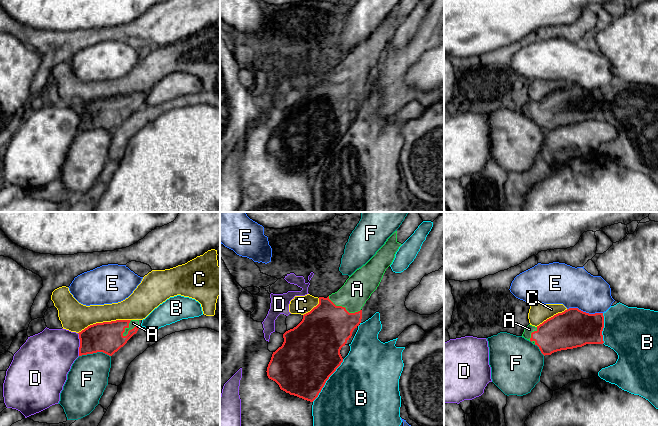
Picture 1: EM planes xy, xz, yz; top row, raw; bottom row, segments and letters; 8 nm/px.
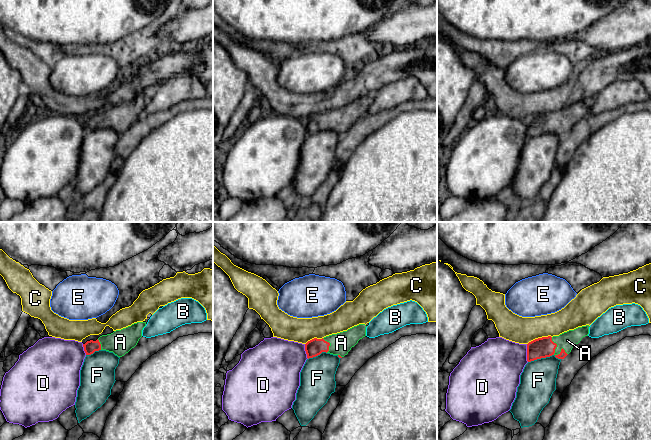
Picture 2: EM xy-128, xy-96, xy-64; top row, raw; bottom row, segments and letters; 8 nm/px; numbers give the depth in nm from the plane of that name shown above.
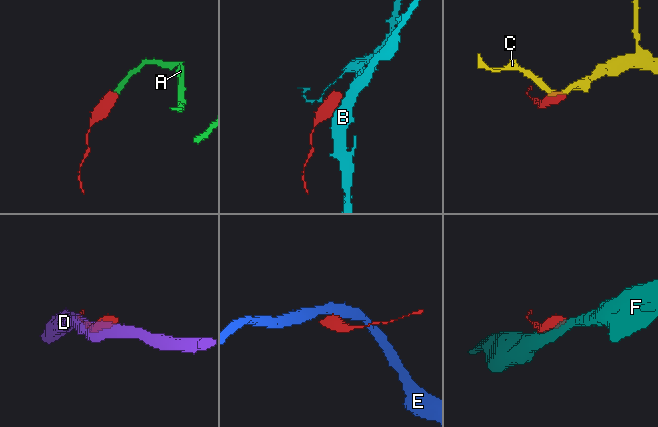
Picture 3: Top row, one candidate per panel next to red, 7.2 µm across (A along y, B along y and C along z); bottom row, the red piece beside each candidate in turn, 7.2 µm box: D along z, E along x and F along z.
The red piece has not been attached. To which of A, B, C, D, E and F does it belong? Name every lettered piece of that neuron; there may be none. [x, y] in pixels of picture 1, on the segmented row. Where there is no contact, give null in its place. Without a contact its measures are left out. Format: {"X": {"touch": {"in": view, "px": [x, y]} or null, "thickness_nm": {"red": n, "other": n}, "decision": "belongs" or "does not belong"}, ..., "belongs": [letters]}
{"A": {"touch": {"in": "xy", "px": [129, 330]}, "thickness_nm": {"red": 260, "other": 60}, "decision": "belongs"}, "B": {"touch": {"in": "xz", "px": [327, 379]}, "thickness_nm": {"red": 480, "other": 480}, "decision": "does not belong"}, "C": {"touch": {"in": "xy", "px": [104, 322]}, "thickness_nm": {"red": 260, "other": 240}, "decision": "does not belong"}, "D": {"touch": {"in": "xy", "px": [80, 344]}, "thickness_nm": {"red": 260, "other": 380}, "decision": "does not belong"}, "E": {"touch": {"in": "yz", "px": [585, 312]}, "thickness_nm": {"red": 320, "other": 320}, "decision": "does not belong"}, "F": {"touch": {"in": "xy", "px": [94, 352]}, "thickness_nm": {"red": 260, "other": 320}, "decision": "does not belong"}, "belongs": ["A"]}

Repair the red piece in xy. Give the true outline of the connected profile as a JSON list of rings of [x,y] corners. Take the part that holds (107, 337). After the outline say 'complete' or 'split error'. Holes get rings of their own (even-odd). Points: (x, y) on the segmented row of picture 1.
[[[139,320],[96,323],[79,332],[79,356],[103,352],[112,356],[137,333]]]; split error

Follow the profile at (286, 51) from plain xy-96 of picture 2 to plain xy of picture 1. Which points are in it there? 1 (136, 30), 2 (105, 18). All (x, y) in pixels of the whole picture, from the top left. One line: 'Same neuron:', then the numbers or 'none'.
Same neuron: 1

